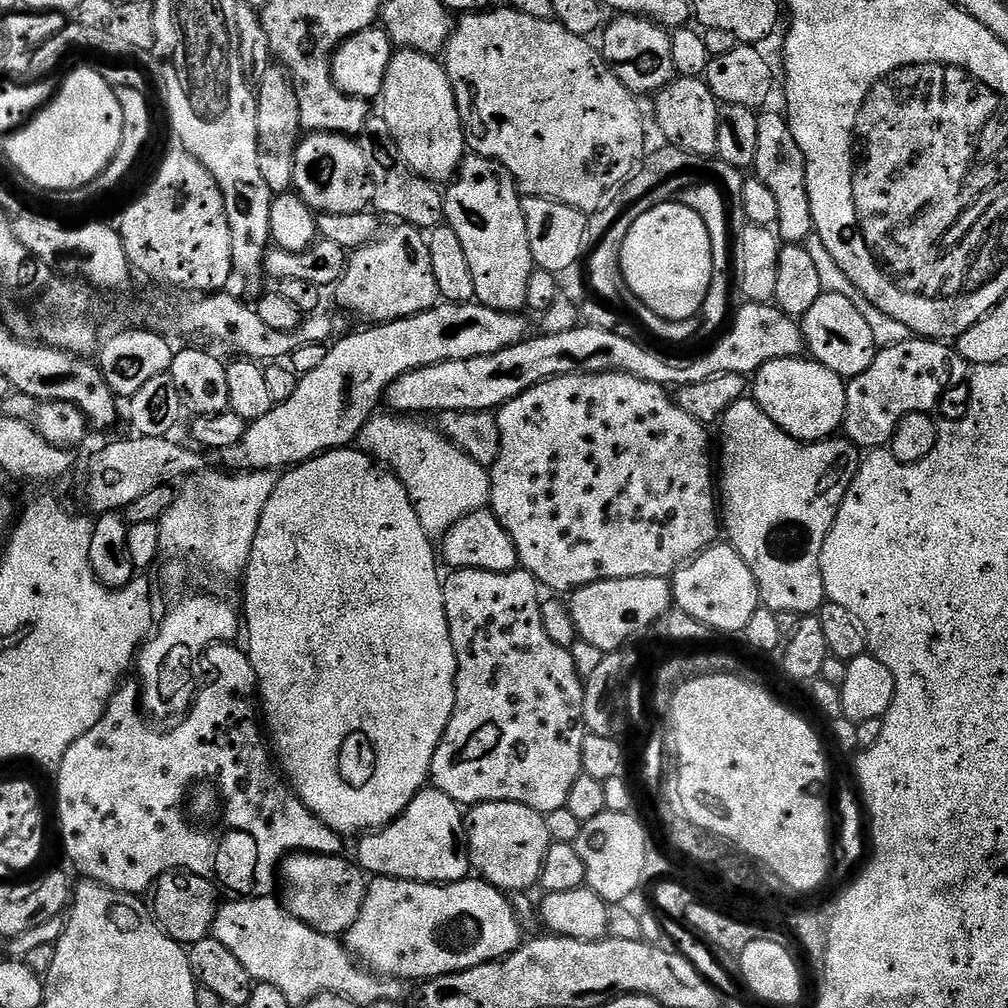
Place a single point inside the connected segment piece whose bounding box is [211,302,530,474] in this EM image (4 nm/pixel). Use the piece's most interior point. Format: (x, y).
(332, 405)

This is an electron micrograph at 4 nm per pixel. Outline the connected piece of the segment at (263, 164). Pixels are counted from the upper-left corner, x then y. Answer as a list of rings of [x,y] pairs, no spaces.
[[[273,66],[266,70],[266,75],[262,78],[256,92],[256,109],[258,110],[258,167],[262,170],[262,178],[274,194],[291,192],[293,191],[294,154],[296,153],[296,145],[302,139],[302,129],[298,114],[298,94],[292,85],[291,76],[283,68]]]

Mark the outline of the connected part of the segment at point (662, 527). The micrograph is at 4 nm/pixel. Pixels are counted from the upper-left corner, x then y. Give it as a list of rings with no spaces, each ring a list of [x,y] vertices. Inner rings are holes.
[[[603,372],[602,374],[580,374],[578,376],[555,376],[552,380],[544,380],[538,386],[534,386],[530,390],[523,392],[518,398],[511,400],[509,404],[505,404],[503,408],[495,413],[498,422],[498,430],[500,431],[500,453],[498,458],[490,466],[490,475],[492,478],[492,499],[490,501],[490,510],[498,518],[498,522],[506,530],[506,534],[510,534],[510,538],[516,547],[516,553],[520,559],[519,567],[523,571],[529,572],[530,575],[537,580],[545,589],[553,588],[553,593],[565,594],[571,593],[573,590],[593,584],[599,580],[617,580],[618,578],[638,578],[639,576],[662,576],[671,577],[676,569],[683,564],[693,560],[698,553],[705,552],[713,544],[717,543],[718,537],[722,532],[722,516],[718,511],[718,484],[714,479],[714,460],[708,457],[708,432],[709,429],[705,425],[699,424],[694,418],[690,418],[690,414],[686,414],[686,410],[682,410],[680,405],[676,403],[671,395],[667,396],[665,389],[658,384],[651,384],[642,378],[634,378],[630,374],[622,374],[621,372]],[[610,480],[622,480],[626,484],[632,486],[610,486],[606,488],[606,484],[610,484]]]

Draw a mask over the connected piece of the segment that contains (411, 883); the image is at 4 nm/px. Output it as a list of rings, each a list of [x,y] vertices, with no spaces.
[[[375,877],[366,890],[366,898],[354,926],[350,926],[346,933],[347,949],[363,967],[381,978],[395,978],[401,982],[427,982],[436,976],[501,960],[521,943],[522,931],[507,895],[479,878],[459,880],[457,884],[424,884],[421,880]]]

